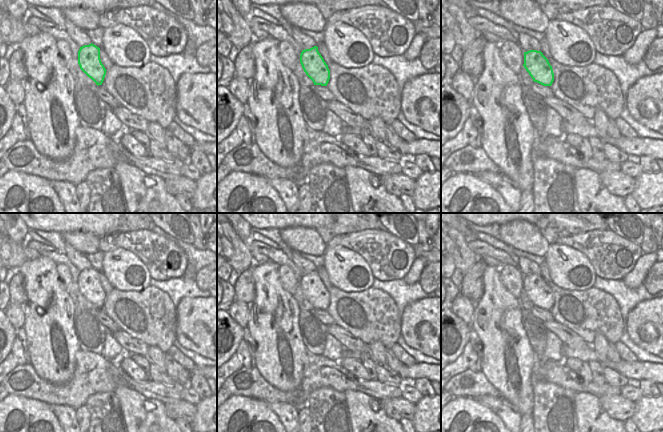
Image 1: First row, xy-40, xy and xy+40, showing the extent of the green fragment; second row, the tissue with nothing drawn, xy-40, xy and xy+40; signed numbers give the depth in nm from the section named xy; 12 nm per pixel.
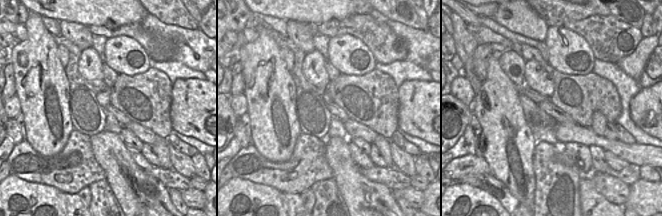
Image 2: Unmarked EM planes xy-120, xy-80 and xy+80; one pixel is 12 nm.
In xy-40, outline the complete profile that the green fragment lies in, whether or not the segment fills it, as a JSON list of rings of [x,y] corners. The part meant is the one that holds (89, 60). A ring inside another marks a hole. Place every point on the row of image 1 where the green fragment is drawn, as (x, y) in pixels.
[[[94,44],[84,45],[78,51],[80,69],[91,78],[96,85],[102,85],[106,69],[100,59],[100,48]]]

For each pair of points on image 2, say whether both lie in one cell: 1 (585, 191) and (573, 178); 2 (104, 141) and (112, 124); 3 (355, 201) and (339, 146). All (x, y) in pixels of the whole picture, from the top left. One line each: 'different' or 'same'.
1: different
2: different
3: same

